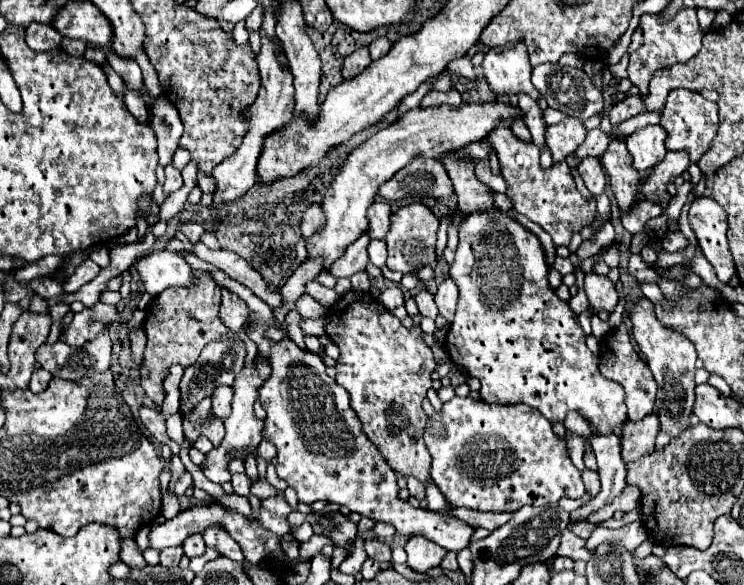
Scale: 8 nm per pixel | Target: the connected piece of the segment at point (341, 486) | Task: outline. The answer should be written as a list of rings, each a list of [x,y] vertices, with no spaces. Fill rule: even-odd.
[[[250,293],[250,297],[242,297],[242,299],[246,301],[246,305],[250,309],[248,335],[258,345],[260,355],[270,357],[272,375],[258,389],[258,399],[266,407],[266,413],[268,413],[264,439],[274,443],[278,449],[278,471],[276,471],[278,477],[284,479],[290,487],[294,487],[298,493],[298,499],[304,501],[306,505],[312,505],[314,501],[332,501],[332,503],[348,507],[350,511],[360,513],[362,517],[390,523],[402,535],[410,535],[410,537],[424,535],[448,551],[466,549],[470,545],[470,537],[474,533],[474,529],[470,525],[464,525],[464,521],[444,515],[444,513],[414,509],[408,501],[398,499],[396,471],[392,471],[392,467],[384,461],[380,451],[368,441],[368,437],[364,437],[360,421],[358,421],[356,413],[352,413],[348,393],[334,379],[330,379],[326,375],[326,365],[322,363],[322,357],[316,353],[310,353],[310,351],[302,351],[292,339],[284,339],[280,343],[268,341],[264,337],[264,333],[266,333],[268,325],[274,325],[272,309],[262,299],[258,299],[254,293]]]

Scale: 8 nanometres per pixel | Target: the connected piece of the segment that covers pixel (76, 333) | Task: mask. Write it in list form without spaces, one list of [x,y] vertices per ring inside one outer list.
[[[96,303],[92,309],[84,309],[76,313],[60,337],[60,341],[72,345],[72,347],[82,347],[84,343],[92,341],[102,329],[106,329],[112,321],[116,319],[116,307],[106,305],[106,303]]]

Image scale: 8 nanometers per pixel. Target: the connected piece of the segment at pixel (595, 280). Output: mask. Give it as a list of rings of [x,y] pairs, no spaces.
[[[588,273],[586,279],[584,279],[584,289],[586,289],[586,295],[588,295],[590,307],[594,311],[612,313],[614,307],[618,305],[618,291],[616,291],[614,283],[604,275]]]

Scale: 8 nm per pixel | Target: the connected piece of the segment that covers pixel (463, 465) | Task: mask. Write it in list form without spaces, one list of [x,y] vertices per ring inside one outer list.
[[[454,397],[428,417],[424,441],[432,455],[432,479],[450,505],[512,513],[524,505],[556,505],[562,497],[578,499],[584,495],[580,473],[568,457],[566,445],[554,433],[552,423],[528,405],[490,405],[472,397]]]

